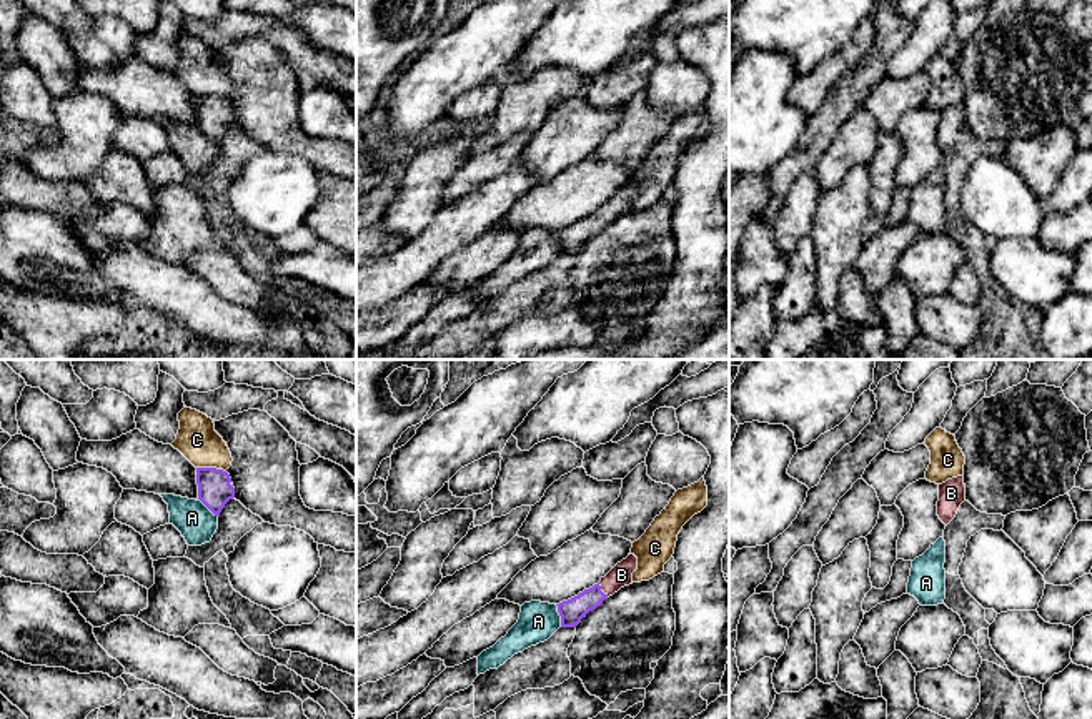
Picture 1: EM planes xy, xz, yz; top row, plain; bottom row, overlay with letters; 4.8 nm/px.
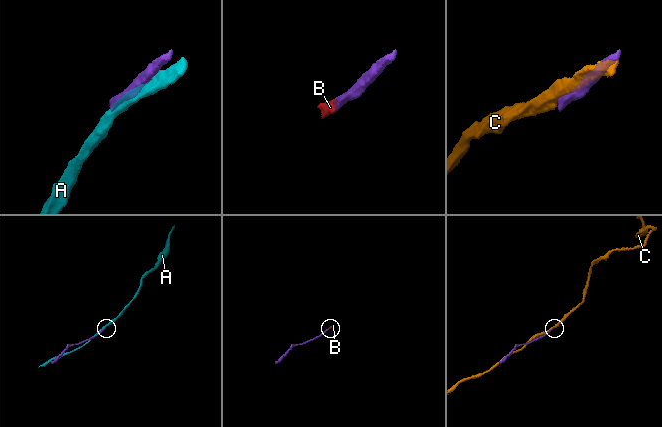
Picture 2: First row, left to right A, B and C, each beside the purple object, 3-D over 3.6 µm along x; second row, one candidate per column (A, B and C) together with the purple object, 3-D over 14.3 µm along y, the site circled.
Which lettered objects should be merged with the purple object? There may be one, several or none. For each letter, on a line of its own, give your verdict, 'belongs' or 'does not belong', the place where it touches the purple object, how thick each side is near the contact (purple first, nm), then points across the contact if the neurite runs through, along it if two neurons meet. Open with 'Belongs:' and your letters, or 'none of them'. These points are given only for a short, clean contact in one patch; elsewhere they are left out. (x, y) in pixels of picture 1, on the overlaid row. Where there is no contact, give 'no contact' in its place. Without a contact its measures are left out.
Belongs: B
A: does not belong; contact xz (560, 614); calibres 120 and 190 nm
B: belongs; contact xz (600, 590); calibres 120 and 110 nm; way xz (571, 611), (600, 590), (621, 575)
C: does not belong; contact xy (212, 468); calibres 160 and 200 nm

